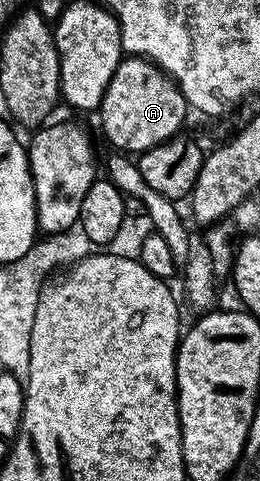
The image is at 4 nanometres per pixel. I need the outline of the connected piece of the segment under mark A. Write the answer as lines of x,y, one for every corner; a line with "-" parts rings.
125,55
106,86
106,94
98,109
104,136
113,149
124,154
139,154
177,135
190,115
188,99
180,92
171,76
143,56

